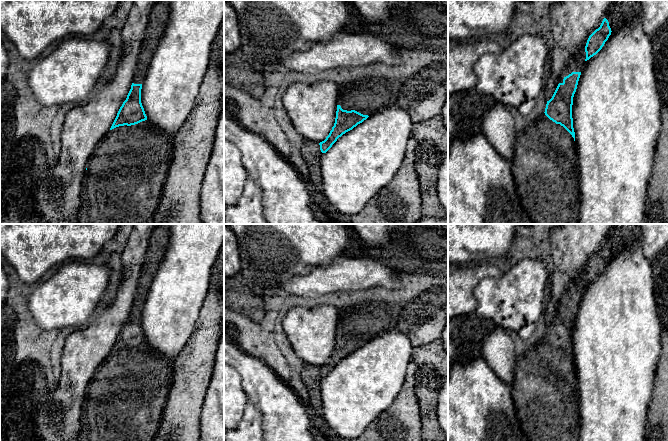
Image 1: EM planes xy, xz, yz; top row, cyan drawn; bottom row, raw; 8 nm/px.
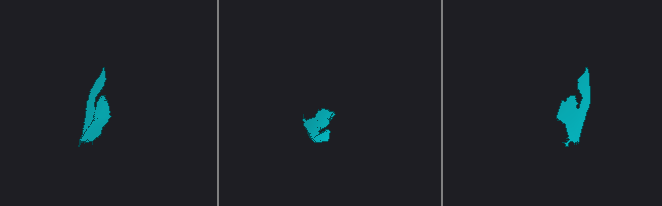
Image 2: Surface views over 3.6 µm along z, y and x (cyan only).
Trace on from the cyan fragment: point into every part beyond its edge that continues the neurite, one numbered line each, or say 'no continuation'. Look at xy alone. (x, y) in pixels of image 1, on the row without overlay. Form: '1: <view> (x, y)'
1: xy (158, 243)
2: xy (125, 400)

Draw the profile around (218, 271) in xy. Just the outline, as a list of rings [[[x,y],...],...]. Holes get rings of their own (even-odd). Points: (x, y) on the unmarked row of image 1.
[[[224,243],[219,252],[219,257],[214,265],[212,276],[215,277],[214,284],[221,291],[224,298]]]

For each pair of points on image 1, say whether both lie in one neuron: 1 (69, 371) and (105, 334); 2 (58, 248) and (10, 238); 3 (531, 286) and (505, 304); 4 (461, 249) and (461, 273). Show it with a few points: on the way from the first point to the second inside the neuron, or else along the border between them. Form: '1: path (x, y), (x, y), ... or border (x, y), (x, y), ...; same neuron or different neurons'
1: path (78, 362), (96, 343); same neuron
2: path (46, 240), (22, 240); same neuron
3: path (525, 287), (511, 301); same neuron
4: border (484, 261), (468, 264), (458, 263); different neurons

